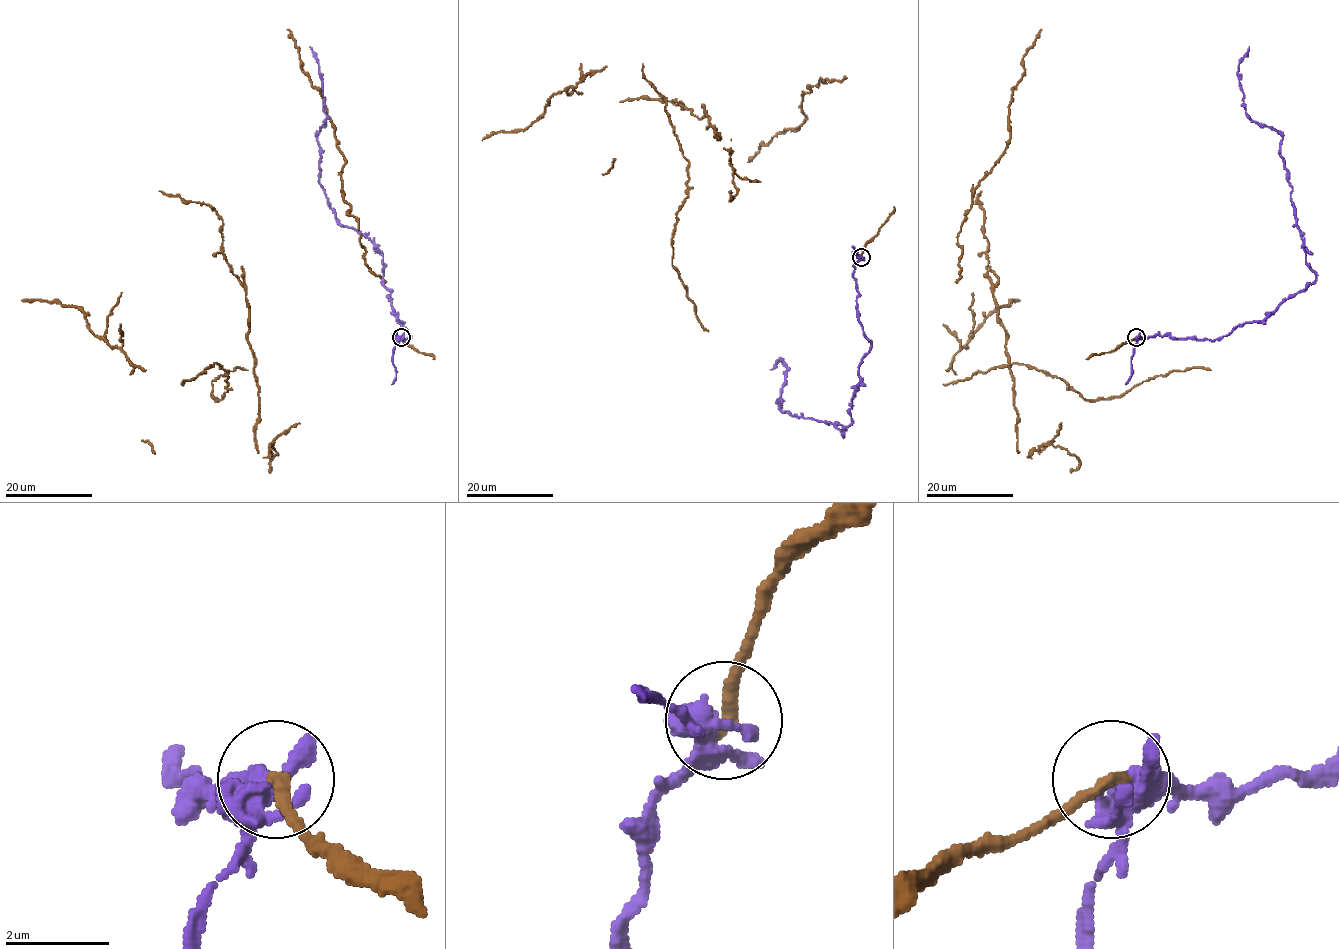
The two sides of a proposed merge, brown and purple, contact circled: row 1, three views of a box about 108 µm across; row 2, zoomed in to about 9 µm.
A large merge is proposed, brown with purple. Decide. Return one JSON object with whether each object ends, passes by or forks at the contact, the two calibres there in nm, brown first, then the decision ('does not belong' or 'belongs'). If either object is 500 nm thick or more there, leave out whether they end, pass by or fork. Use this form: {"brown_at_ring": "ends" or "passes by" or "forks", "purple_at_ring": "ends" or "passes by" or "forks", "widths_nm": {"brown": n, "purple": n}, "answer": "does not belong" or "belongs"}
{"brown_at_ring": "ends", "purple_at_ring": "ends", "widths_nm": {"brown": 240, "purple": 170}, "answer": "does not belong"}

